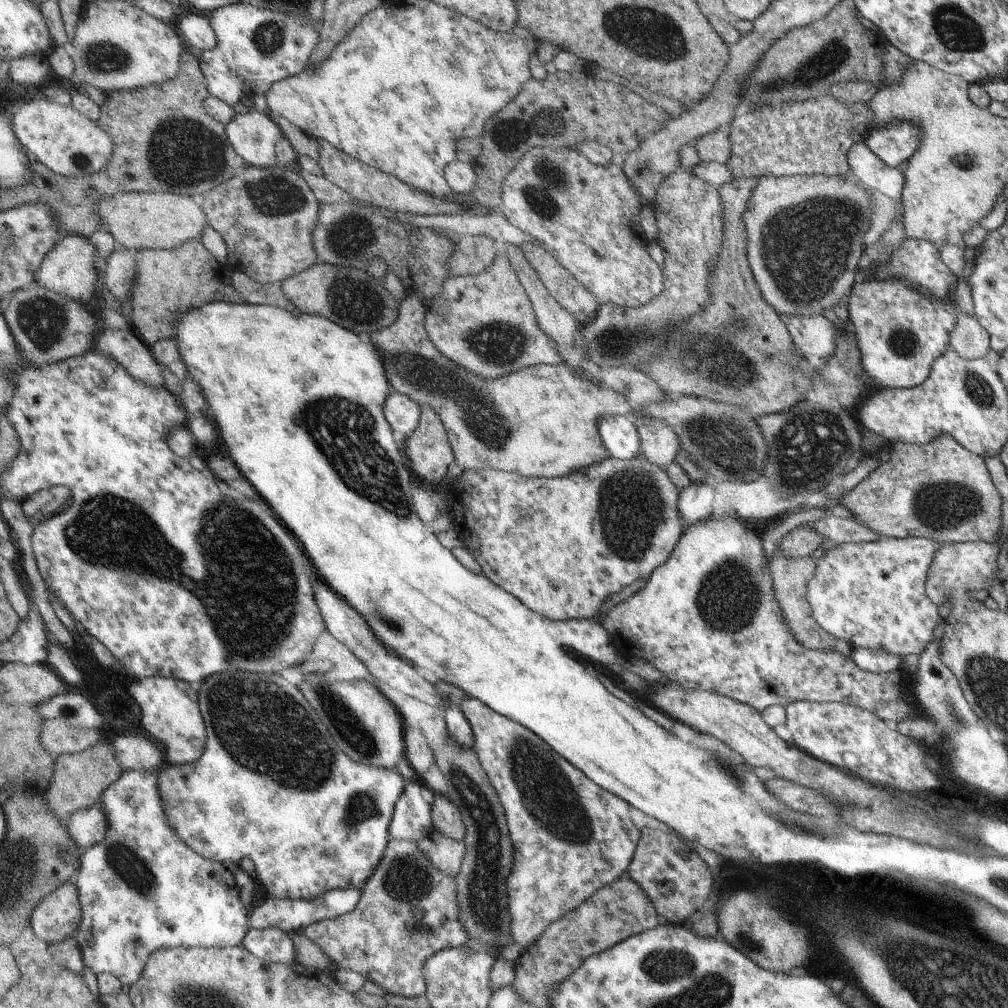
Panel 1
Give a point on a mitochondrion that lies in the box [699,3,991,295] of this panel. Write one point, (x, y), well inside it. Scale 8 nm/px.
(825, 62)

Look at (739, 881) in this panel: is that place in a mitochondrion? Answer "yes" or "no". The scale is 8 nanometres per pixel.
no

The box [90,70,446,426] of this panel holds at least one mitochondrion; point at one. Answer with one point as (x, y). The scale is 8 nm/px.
(185, 152)

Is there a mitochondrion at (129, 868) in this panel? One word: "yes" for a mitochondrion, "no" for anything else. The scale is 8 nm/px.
yes

